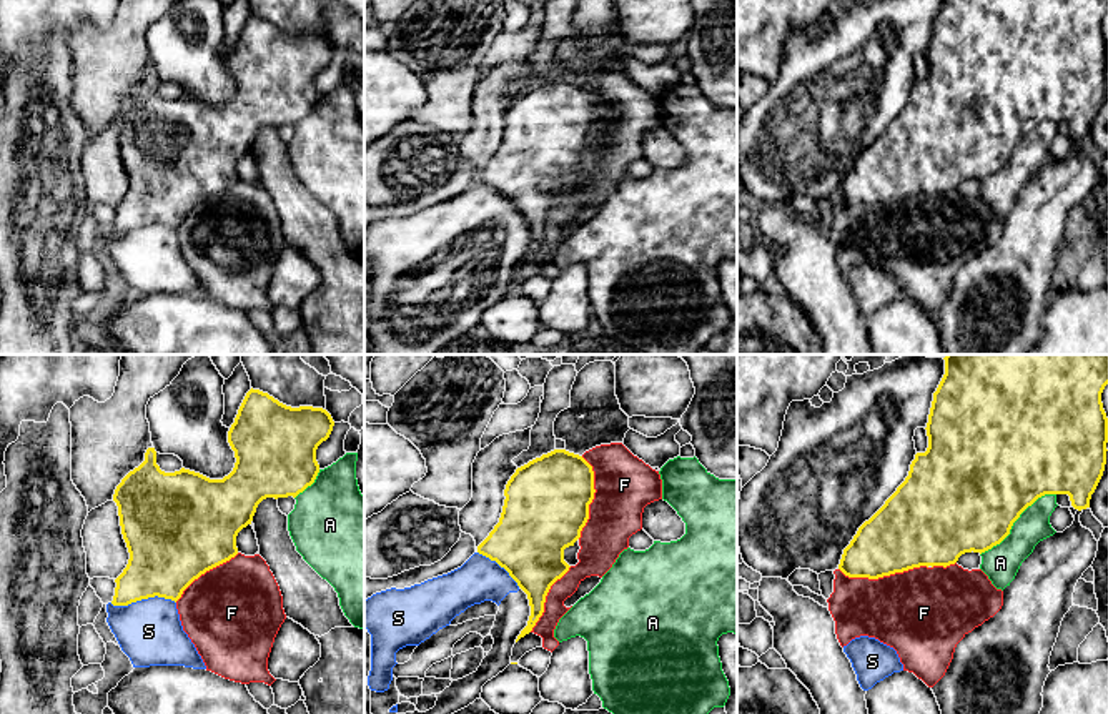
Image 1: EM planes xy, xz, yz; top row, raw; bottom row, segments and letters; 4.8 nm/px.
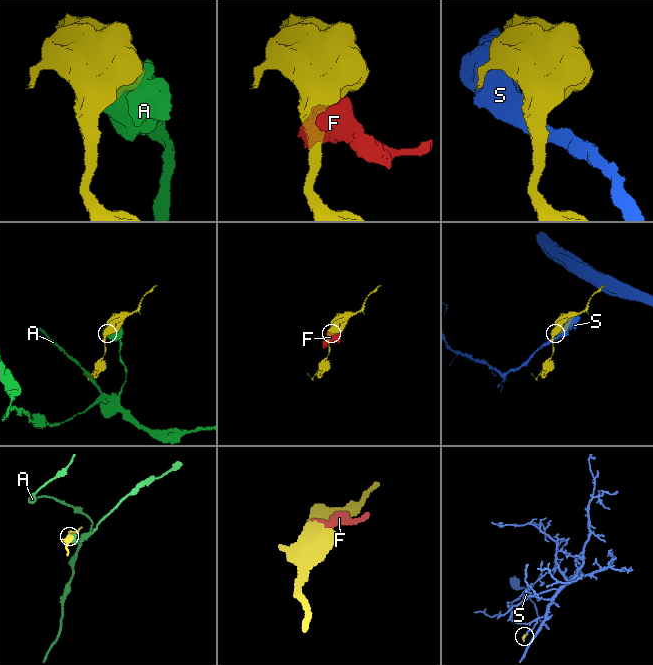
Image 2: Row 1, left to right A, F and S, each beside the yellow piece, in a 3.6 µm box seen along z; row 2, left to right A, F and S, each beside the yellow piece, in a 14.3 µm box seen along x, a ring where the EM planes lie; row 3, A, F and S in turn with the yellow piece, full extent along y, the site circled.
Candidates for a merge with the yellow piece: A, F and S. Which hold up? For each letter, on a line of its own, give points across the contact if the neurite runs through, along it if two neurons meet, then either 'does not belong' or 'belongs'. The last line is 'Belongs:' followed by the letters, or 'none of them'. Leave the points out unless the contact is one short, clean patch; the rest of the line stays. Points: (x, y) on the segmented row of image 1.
A: does not belong
F: does not belong
S: does not belong
Belongs: none of them

